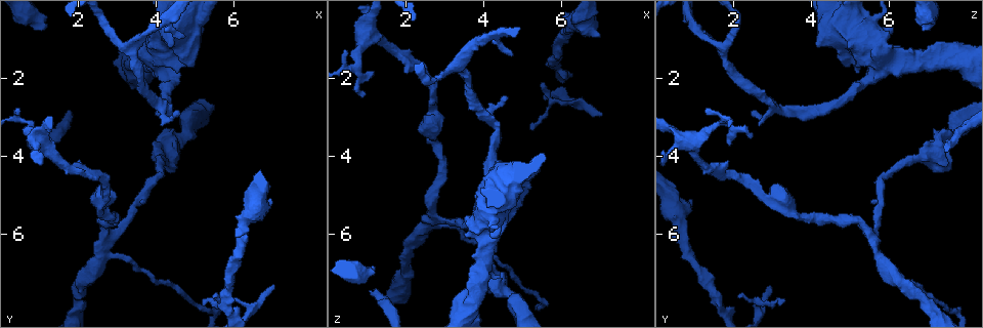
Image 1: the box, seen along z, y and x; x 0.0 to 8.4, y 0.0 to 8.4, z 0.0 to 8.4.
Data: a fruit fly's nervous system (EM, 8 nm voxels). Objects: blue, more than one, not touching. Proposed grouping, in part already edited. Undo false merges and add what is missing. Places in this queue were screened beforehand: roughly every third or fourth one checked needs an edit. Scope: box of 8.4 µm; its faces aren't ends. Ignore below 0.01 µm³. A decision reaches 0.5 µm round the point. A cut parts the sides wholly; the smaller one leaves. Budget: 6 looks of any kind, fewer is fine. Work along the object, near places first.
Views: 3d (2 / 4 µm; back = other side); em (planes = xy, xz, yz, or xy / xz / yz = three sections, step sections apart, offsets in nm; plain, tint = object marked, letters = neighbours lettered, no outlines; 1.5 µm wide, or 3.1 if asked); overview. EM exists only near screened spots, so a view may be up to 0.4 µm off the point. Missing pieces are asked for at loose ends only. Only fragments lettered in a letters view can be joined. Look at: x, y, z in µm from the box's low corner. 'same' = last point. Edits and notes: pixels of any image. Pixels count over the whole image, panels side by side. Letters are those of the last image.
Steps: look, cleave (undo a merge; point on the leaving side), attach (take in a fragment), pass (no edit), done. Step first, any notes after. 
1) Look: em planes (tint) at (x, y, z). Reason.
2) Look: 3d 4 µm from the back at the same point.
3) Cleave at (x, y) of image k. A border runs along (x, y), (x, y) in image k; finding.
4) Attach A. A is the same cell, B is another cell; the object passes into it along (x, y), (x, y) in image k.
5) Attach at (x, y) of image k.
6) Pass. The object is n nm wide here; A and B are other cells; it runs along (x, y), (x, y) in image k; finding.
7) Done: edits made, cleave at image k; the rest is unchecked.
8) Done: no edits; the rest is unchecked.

Look: em xy step 8 (letters) at (1.05, 3.55, 7.45). An open end.

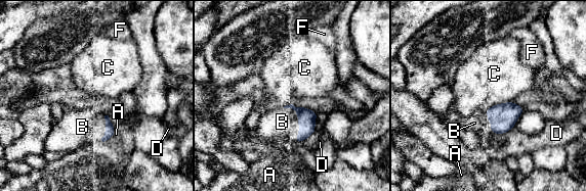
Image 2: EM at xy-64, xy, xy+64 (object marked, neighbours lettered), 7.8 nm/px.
Attach B. The longest contact is with B, 280 nm; B is the same cell, A, C, D and F are other cells; it goes on there.

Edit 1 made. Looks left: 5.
Look: overview. See it whole again.

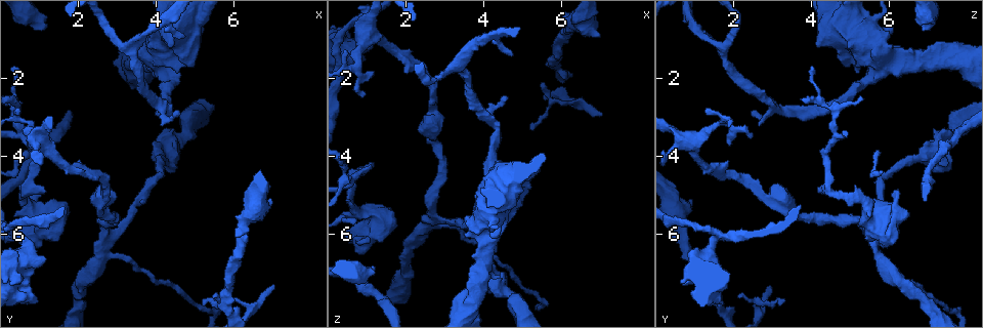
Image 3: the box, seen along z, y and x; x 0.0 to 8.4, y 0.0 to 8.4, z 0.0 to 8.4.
Look: em planes (tint) at (0.75, 6.00, 6.05). Abrupt turn.

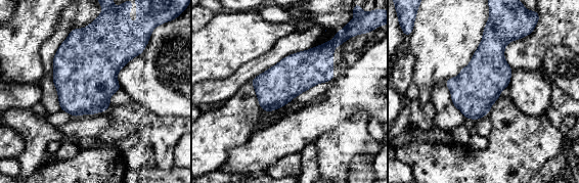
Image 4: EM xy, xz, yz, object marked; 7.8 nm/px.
Look: em planes (letters) at the same point. See the neighbours.

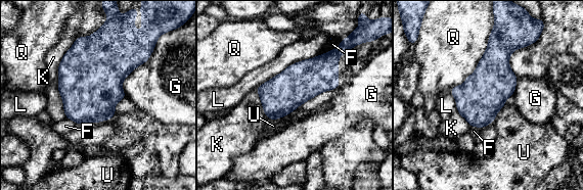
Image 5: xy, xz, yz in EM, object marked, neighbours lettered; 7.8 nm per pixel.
Pass. The object is 300 nm wide here; F, G, K, L, Q and U are other cells; a border runs along (154, 46), (123, 81), (125, 96) in image 5; one cell here.

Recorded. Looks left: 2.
Look: 3d 2 µm at (1.15, 0.80, 6.90). Thick end.

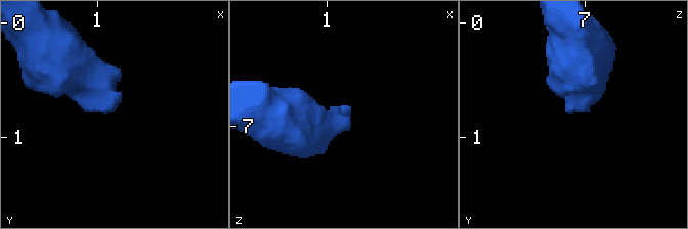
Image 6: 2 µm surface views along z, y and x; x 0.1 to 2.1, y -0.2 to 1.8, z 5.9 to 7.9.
Look: em planes (letters) at (1.14, 0.74, 6.82).

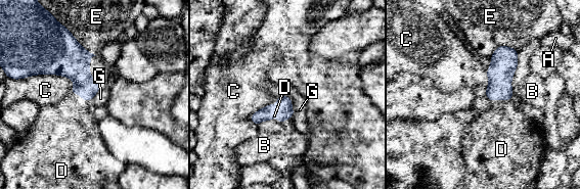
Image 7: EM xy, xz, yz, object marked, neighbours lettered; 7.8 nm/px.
Attach D. D is the same cell, A, B, C, E and G are other cells; it goes on there.

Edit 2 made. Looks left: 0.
Done: edits made, attach at image 2, attach at image 7; the rest is unchecked.

